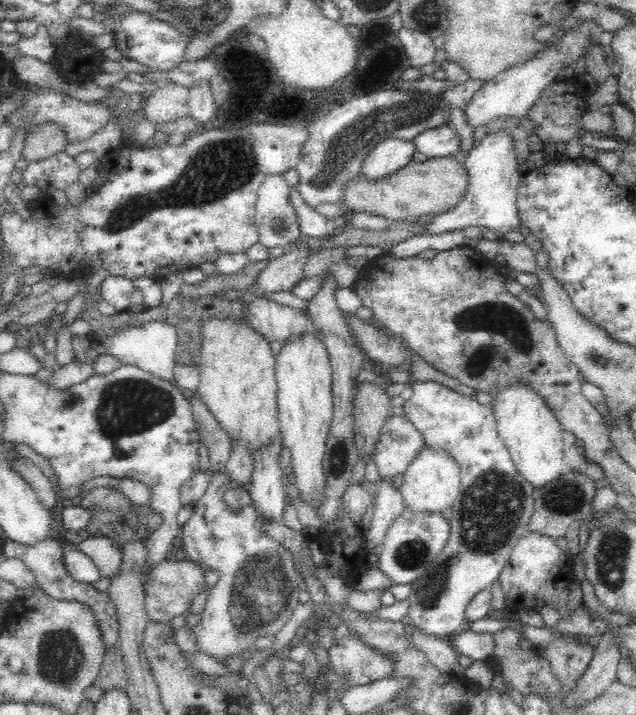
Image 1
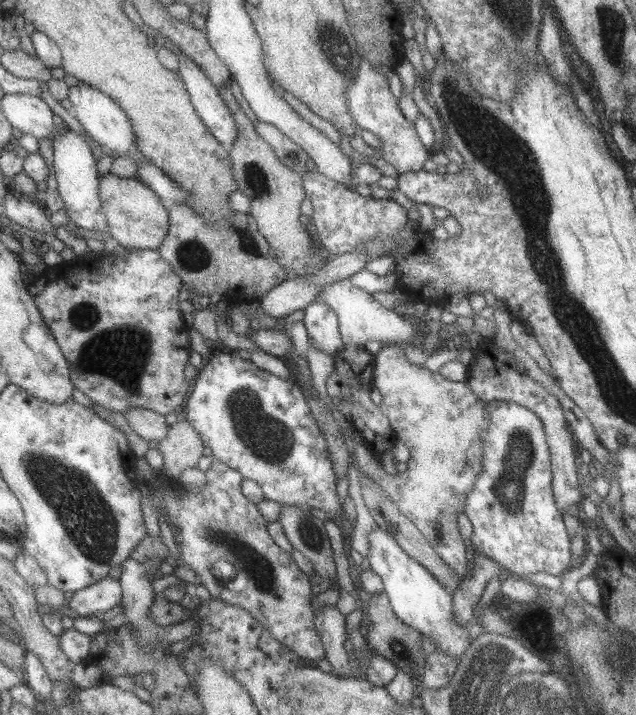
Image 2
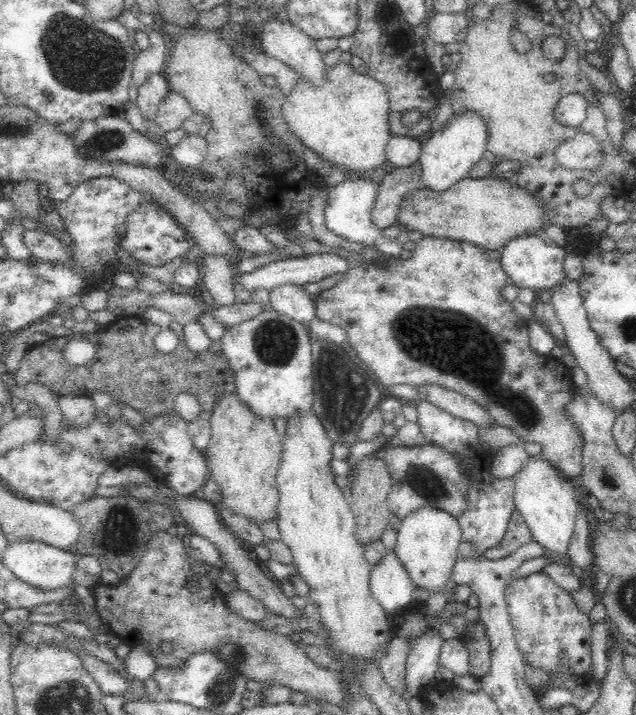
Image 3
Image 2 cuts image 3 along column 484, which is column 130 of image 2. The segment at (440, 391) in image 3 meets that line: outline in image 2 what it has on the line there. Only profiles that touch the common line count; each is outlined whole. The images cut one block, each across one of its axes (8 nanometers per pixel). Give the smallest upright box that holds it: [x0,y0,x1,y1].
[123,408,168,444]

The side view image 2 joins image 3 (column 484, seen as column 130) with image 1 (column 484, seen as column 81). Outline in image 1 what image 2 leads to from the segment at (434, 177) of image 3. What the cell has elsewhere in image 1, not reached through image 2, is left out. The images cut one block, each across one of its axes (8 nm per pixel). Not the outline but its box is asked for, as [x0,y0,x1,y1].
[461,22,602,131]

